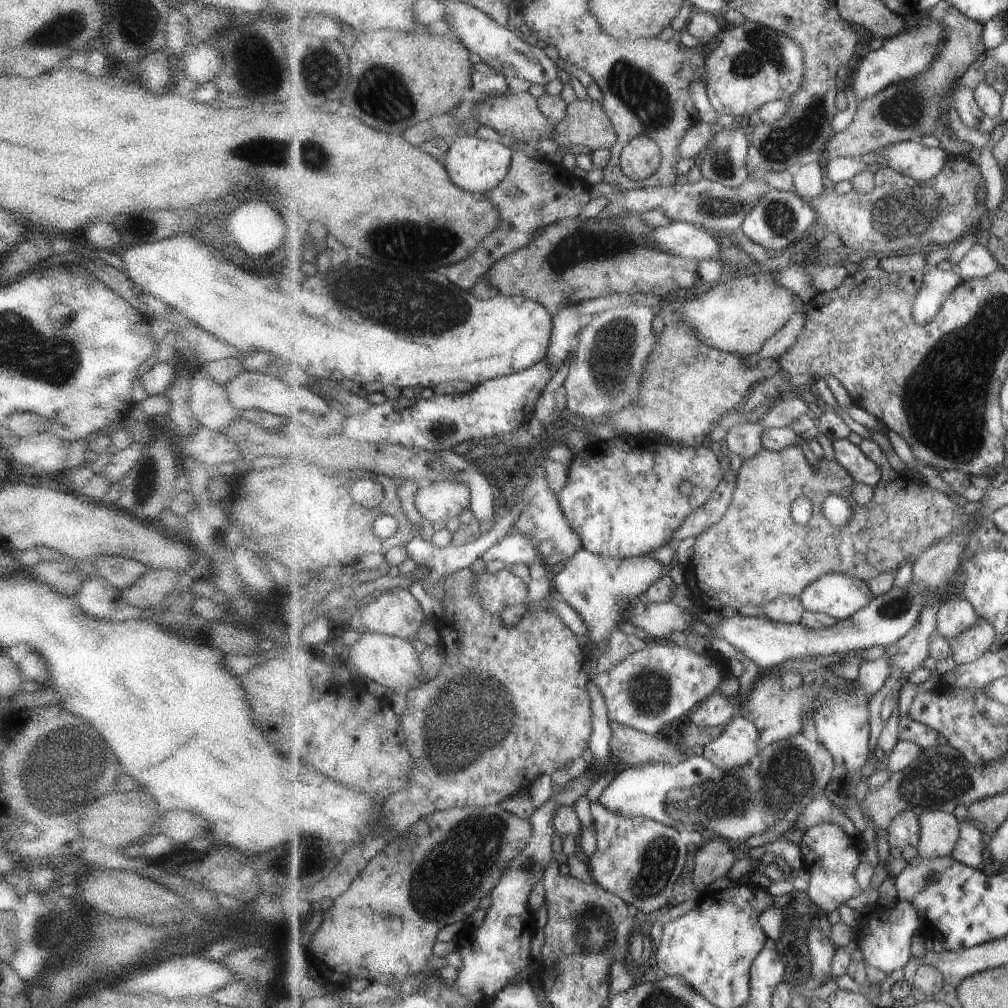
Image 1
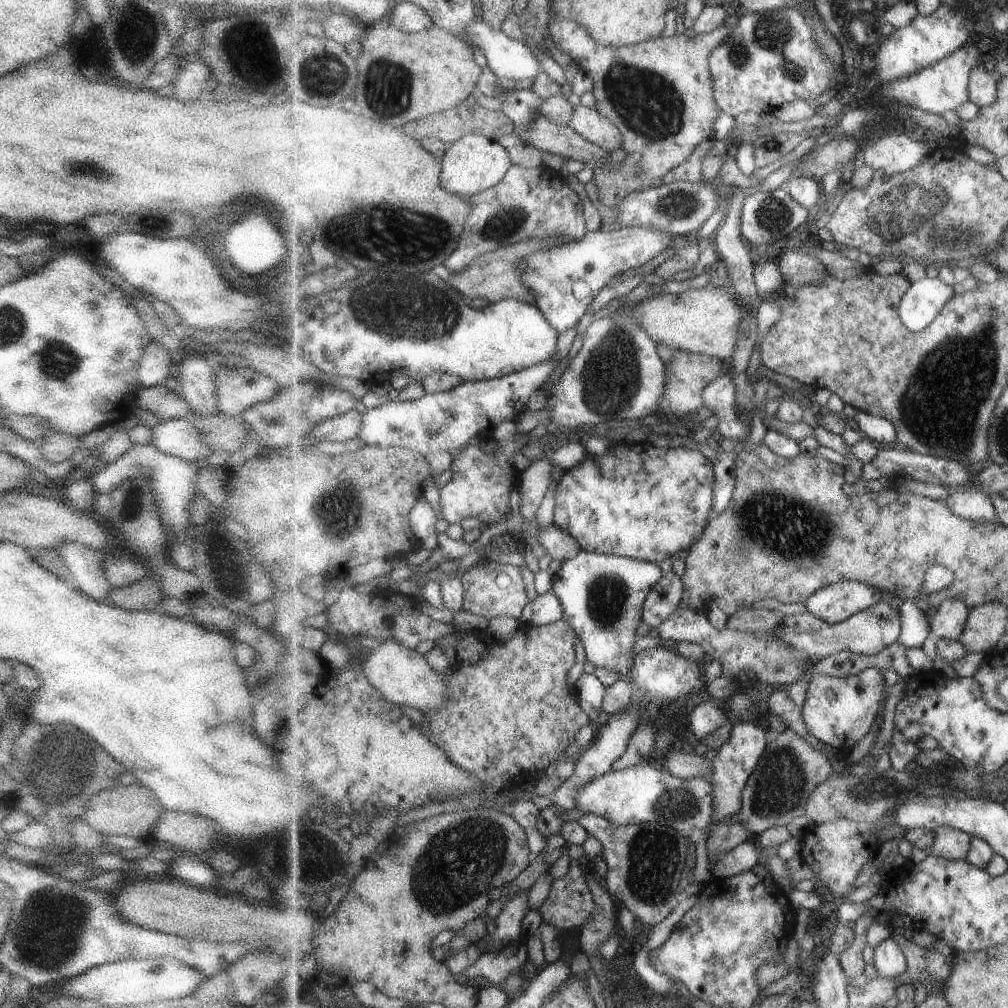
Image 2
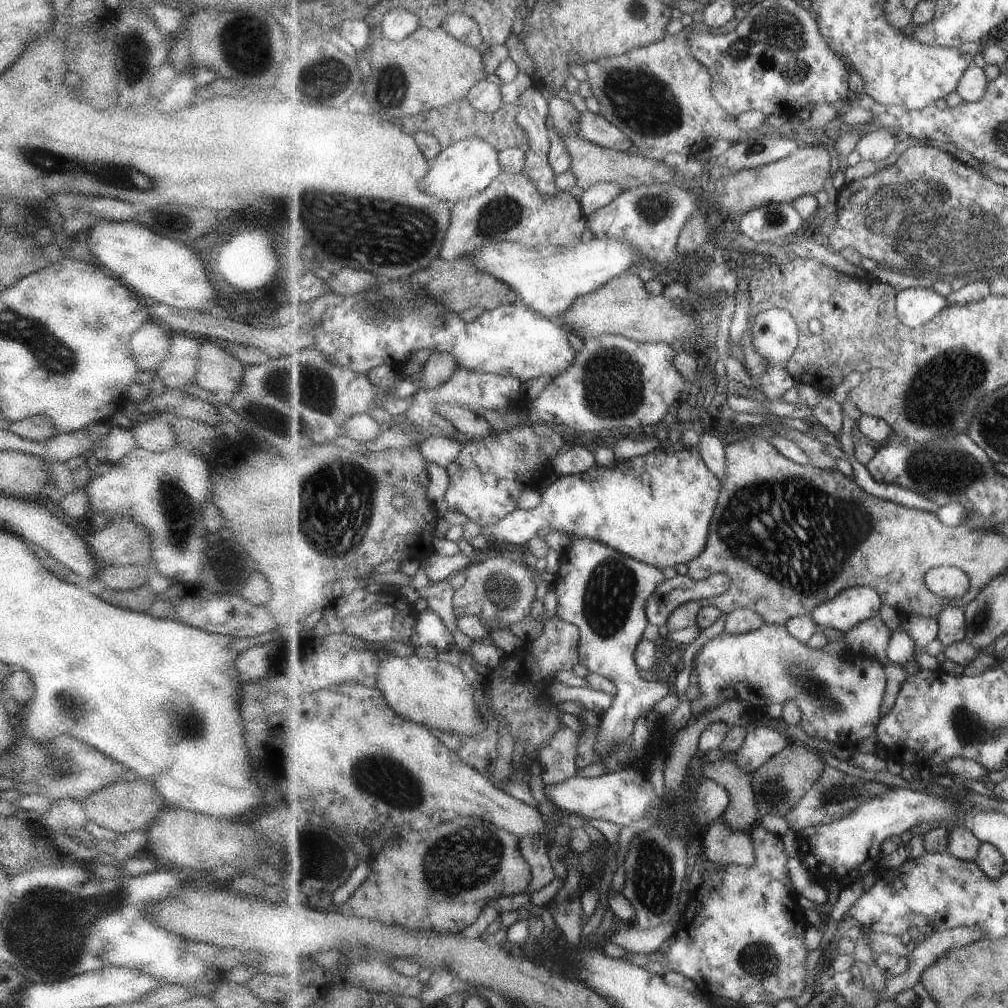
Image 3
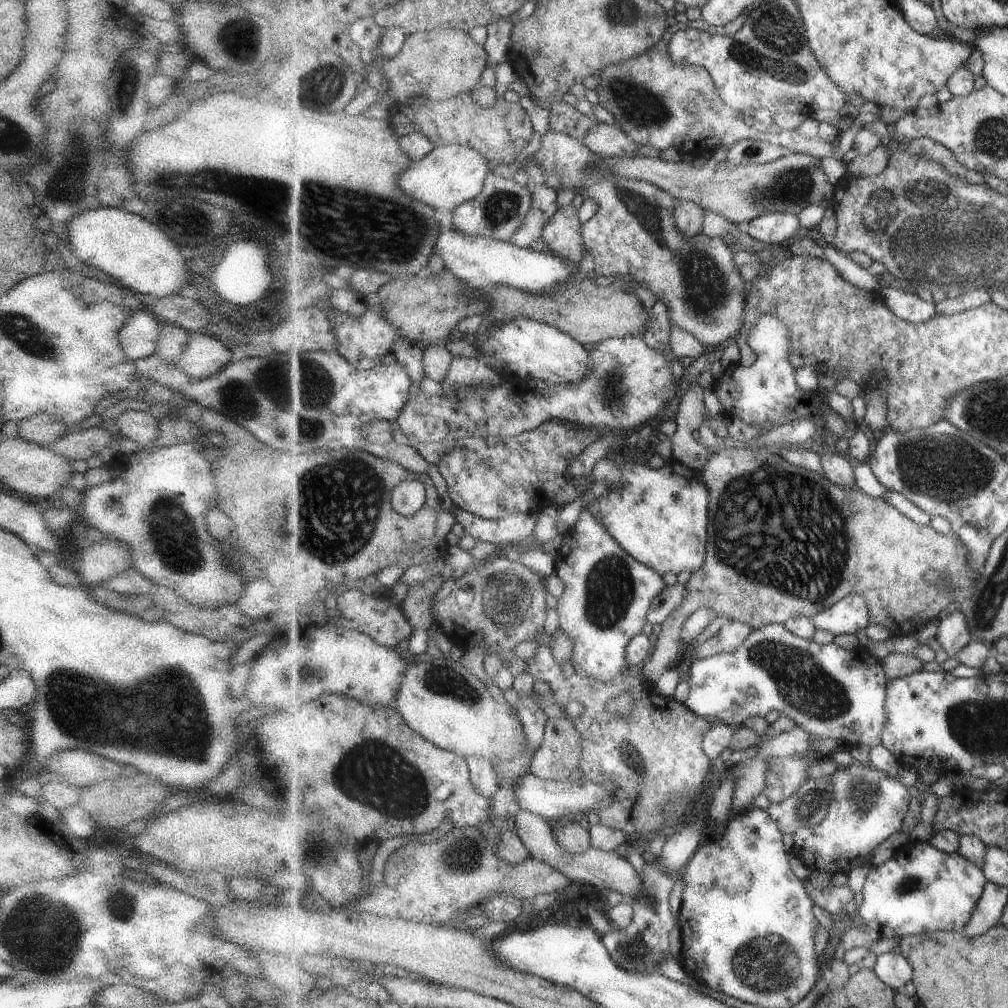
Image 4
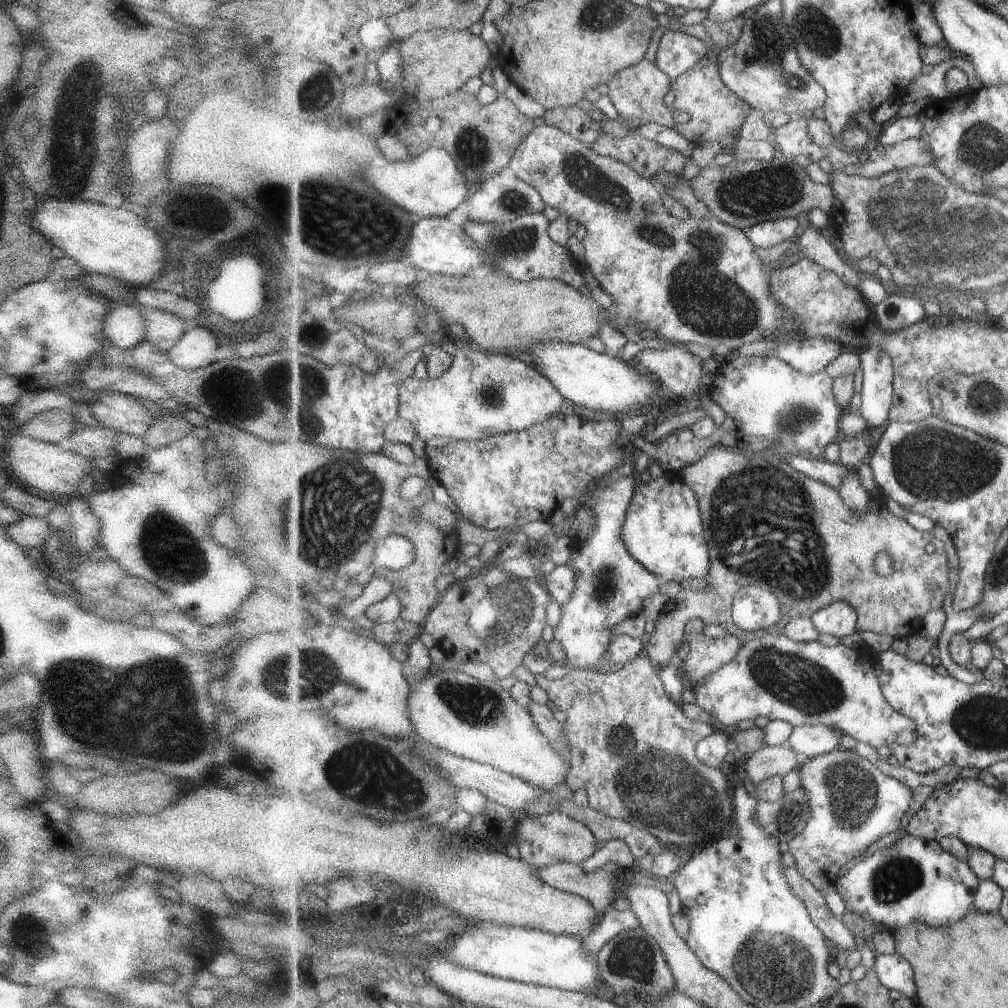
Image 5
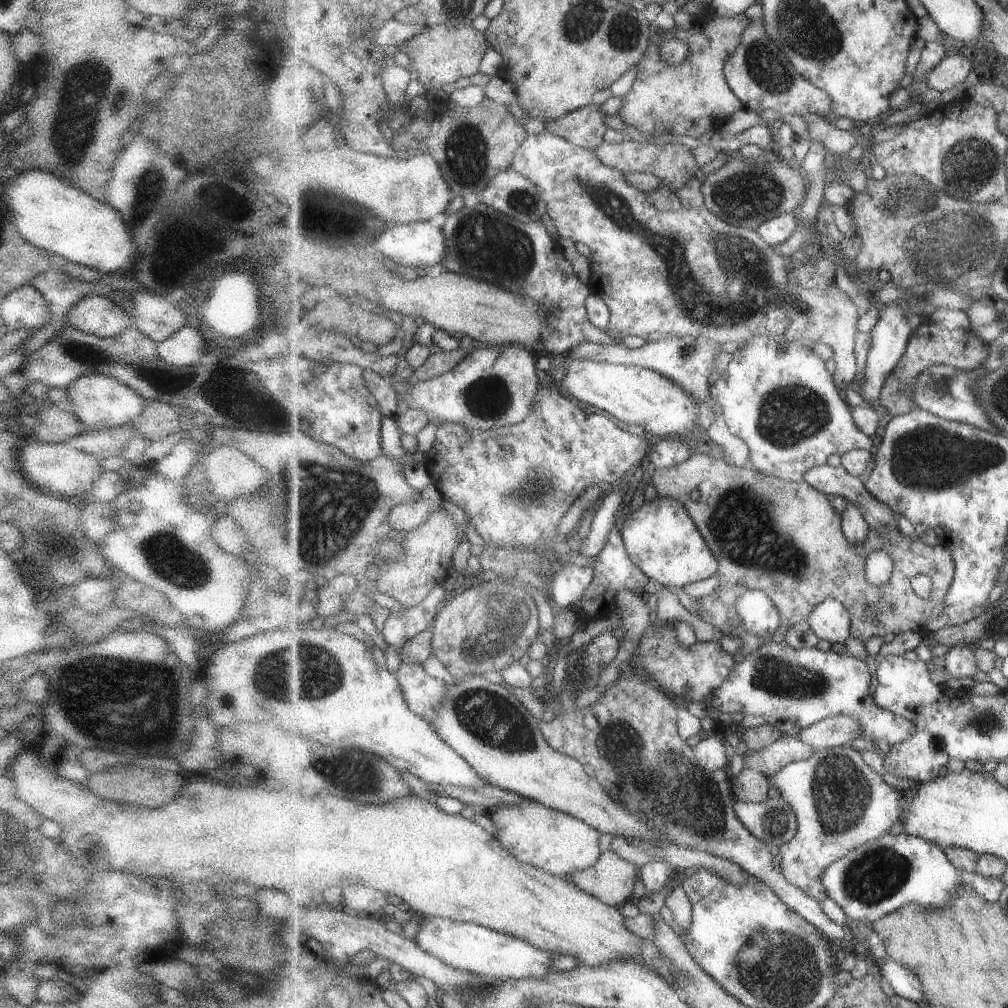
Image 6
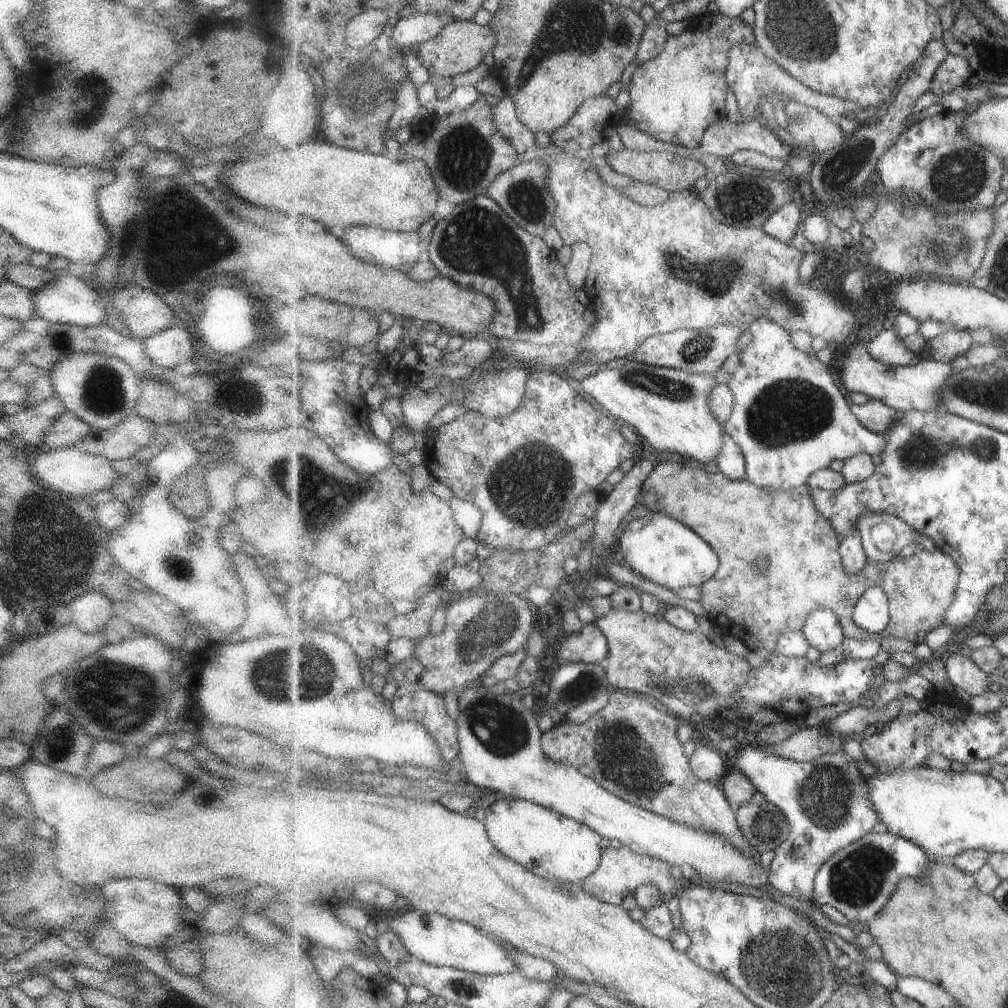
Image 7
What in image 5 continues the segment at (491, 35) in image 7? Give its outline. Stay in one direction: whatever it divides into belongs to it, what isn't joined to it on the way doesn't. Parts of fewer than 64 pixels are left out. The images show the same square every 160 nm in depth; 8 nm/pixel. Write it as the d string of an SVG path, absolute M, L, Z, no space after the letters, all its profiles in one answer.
M431 29L413 33L402 42L397 42L404 62L403 90L423 101L447 96L473 76L481 76L492 60L490 46L481 35L472 34L468 29Z

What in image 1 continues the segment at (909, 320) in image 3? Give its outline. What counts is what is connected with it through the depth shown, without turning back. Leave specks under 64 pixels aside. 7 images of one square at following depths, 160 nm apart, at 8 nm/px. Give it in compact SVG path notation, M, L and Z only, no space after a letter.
M933 266L927 270L924 274L922 294L913 310L915 320L919 324L931 322L941 311L945 300L961 285L961 282L964 282L964 279L951 269L941 270L941 268Z

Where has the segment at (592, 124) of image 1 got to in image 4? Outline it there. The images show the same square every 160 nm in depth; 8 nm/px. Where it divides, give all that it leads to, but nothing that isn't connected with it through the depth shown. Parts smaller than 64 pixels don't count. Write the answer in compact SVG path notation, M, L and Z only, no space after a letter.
M598 119L595 128L587 132L583 144L595 155L607 157L636 156L640 147L616 124L606 124Z

